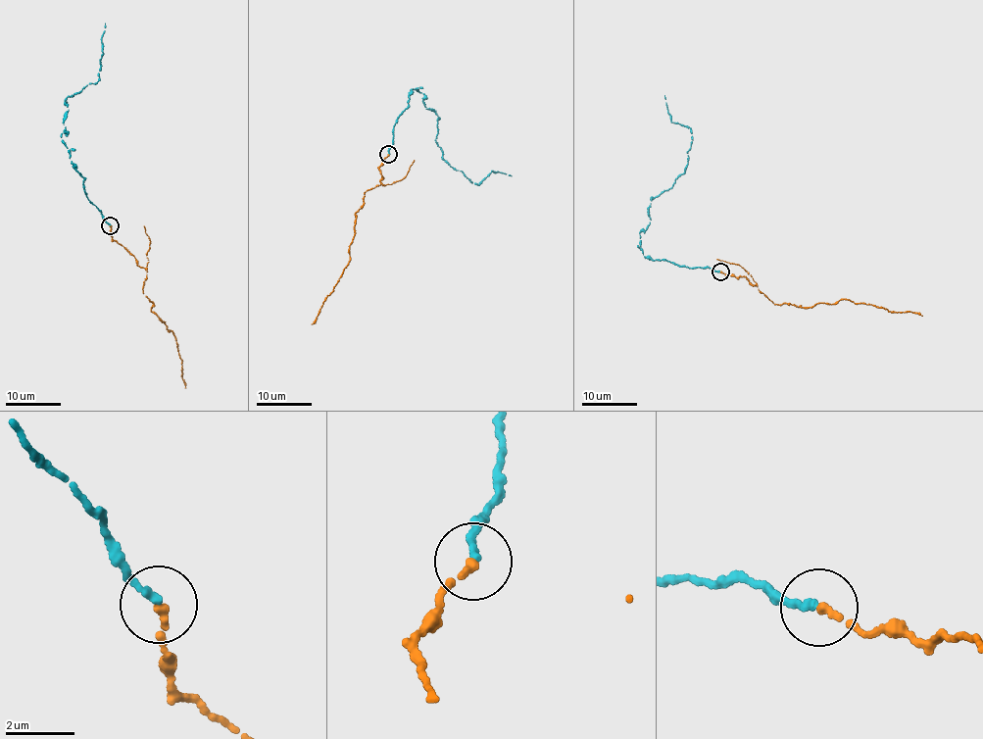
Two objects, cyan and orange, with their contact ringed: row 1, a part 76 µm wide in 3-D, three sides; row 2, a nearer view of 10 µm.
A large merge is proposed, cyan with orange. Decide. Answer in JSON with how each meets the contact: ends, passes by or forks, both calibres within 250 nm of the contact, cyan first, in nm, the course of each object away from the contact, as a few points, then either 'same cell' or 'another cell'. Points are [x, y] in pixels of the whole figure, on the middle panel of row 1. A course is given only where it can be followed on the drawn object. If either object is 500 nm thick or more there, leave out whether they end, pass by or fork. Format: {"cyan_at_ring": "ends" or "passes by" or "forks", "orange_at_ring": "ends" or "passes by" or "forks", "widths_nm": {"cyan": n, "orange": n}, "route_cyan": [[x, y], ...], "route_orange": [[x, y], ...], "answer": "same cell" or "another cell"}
{"cyan_at_ring": "ends", "orange_at_ring": "ends", "widths_nm": {"cyan": 240, "orange": 240}, "route_cyan": [[389, 154], [395, 122], [417, 87], [439, 118], [436, 140], [444, 161], [478, 184], [492, 171], [511, 175]], "route_orange": [[389, 154], [379, 171], [382, 185], [366, 191], [364, 205], [356, 213], [350, 261], [312, 324]], "answer": "same cell"}

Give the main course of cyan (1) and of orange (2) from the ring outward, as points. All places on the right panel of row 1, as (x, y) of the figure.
1: (719, 271), (653, 261), (639, 248), (651, 199), (685, 170), (692, 141), (690, 128), (671, 121), (664, 95)
2: (719, 271), (748, 279), (778, 305), (805, 308), (845, 299), (923, 316)

